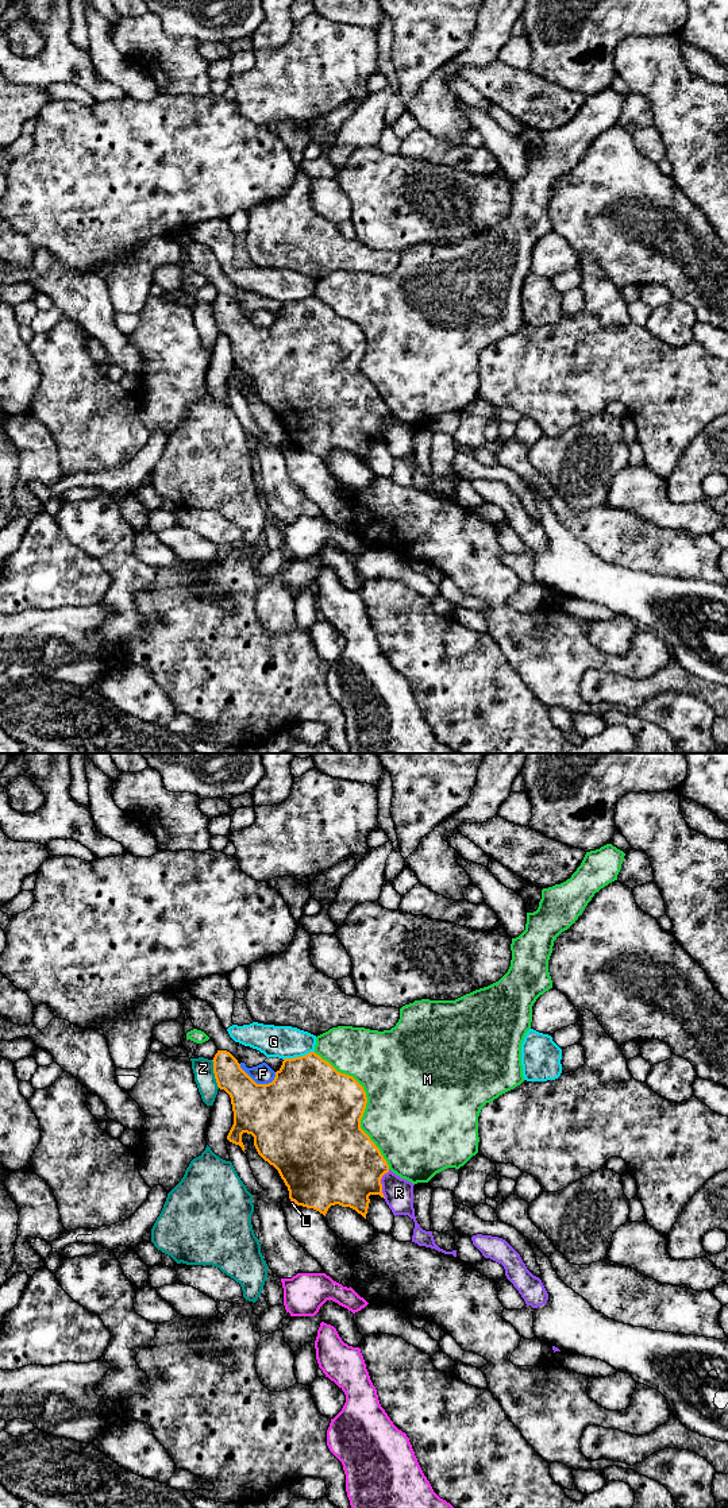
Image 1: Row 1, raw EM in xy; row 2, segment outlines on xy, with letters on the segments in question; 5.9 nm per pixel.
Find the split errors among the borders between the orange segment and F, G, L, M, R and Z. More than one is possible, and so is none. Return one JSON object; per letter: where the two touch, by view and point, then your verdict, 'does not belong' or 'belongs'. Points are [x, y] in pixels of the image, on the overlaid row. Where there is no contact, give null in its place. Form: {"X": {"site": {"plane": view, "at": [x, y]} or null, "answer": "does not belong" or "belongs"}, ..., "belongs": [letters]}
{"F": {"site": {"plane": "xy", "at": [255, 1083]}, "answer": "does not belong"}, "G": {"site": {"plane": "xy", "at": [297, 1057]}, "answer": "does not belong"}, "L": {"site": {"plane": "xy", "at": [293, 1200]}, "answer": "does not belong"}, "M": {"site": {"plane": "xy", "at": [366, 1102]}, "answer": "does not belong"}, "R": {"site": {"plane": "xy", "at": [381, 1184]}, "answer": "does not belong"}, "Z": {"site": {"plane": "xy", "at": [214, 1072]}, "answer": "does not belong"}, "belongs": []}

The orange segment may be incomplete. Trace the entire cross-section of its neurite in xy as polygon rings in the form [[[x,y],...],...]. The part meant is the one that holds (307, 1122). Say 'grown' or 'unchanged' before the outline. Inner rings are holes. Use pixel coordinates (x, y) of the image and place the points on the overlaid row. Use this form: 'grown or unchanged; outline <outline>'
unchanged; outline [[[217,1050],[212,1061],[217,1087],[230,1095],[234,1111],[227,1139],[244,1152],[242,1134],[251,1134],[258,1154],[278,1170],[292,1202],[324,1216],[331,1206],[339,1204],[366,1219],[369,1196],[385,1199],[381,1179],[389,1165],[361,1129],[367,1098],[353,1076],[338,1072],[315,1052],[284,1058],[269,1084],[257,1084],[227,1050]]]

